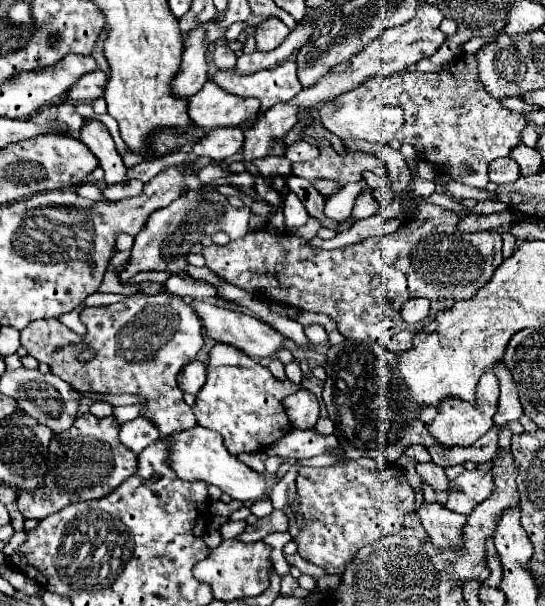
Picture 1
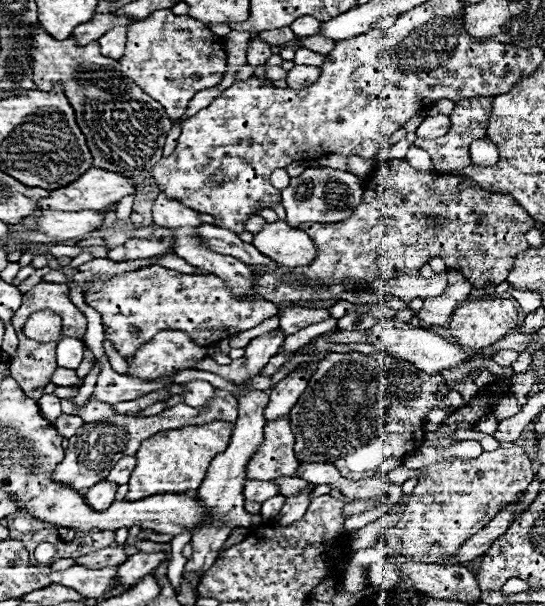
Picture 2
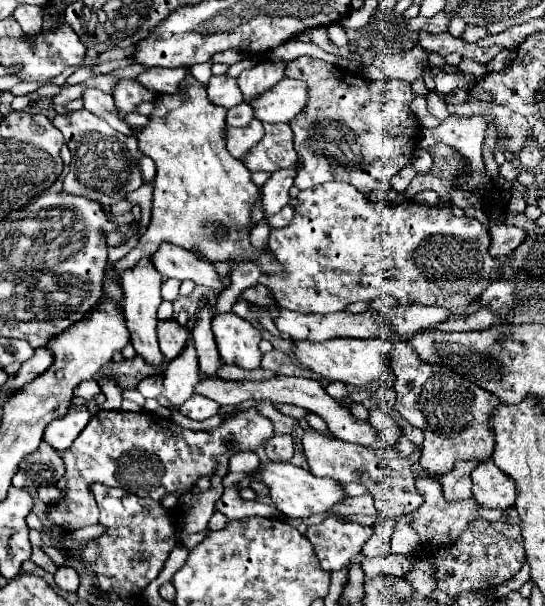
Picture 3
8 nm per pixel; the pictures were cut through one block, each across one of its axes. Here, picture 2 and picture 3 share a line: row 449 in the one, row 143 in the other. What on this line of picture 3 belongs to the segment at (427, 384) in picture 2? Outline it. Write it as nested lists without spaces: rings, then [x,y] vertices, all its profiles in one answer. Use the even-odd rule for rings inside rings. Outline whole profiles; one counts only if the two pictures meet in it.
[[[300,56],[286,66],[286,76],[302,78],[308,82],[308,106],[290,122],[294,132],[294,148],[300,156],[296,166],[294,184],[300,190],[324,184],[324,182],[348,182],[358,188],[362,194],[370,194],[374,190],[390,190],[390,180],[414,160],[414,152],[418,146],[418,132],[420,126],[416,116],[410,108],[412,104],[412,90],[402,80],[388,78],[386,82],[364,78],[352,70],[342,70],[330,66],[328,62]]]

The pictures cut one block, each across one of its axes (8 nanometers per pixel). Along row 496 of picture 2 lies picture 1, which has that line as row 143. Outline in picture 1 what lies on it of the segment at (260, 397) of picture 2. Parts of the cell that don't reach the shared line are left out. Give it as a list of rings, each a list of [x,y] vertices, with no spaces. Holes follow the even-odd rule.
[[[237,127],[215,128],[210,130],[202,140],[194,144],[196,156],[206,156],[214,162],[232,158],[241,152],[244,144],[244,133]]]

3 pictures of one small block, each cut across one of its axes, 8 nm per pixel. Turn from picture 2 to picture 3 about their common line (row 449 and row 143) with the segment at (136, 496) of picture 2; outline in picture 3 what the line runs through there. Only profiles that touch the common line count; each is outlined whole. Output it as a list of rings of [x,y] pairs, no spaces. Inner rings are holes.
[[[190,74],[180,86],[180,94],[160,94],[156,100],[156,108],[150,114],[150,124],[136,130],[140,150],[156,162],[156,178],[154,178],[154,200],[152,200],[152,216],[150,226],[140,236],[138,244],[118,262],[112,264],[112,272],[116,274],[116,284],[120,286],[122,274],[132,270],[142,258],[152,260],[162,242],[176,244],[198,258],[206,258],[208,262],[228,262],[230,266],[252,260],[258,264],[262,274],[276,276],[284,272],[284,266],[270,254],[270,248],[264,246],[260,250],[250,246],[250,230],[252,230],[252,210],[260,200],[260,188],[252,182],[252,172],[244,166],[244,162],[236,162],[226,150],[226,110],[208,102],[206,86],[194,80]]]

